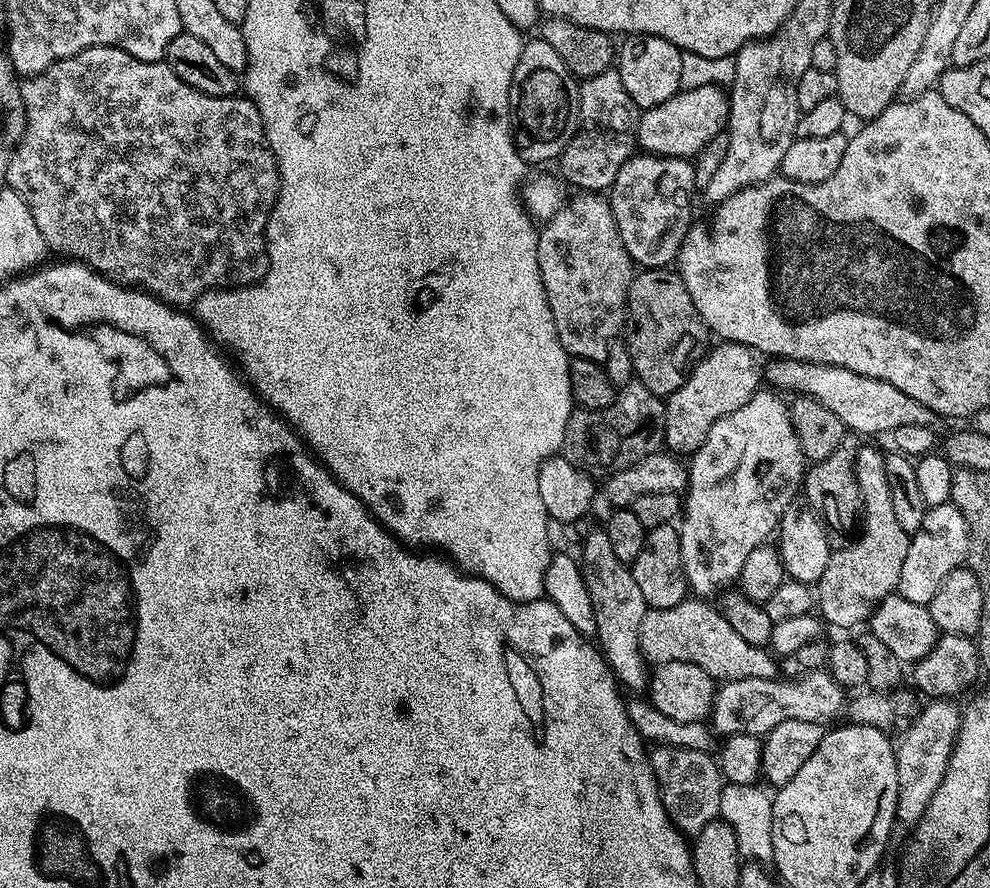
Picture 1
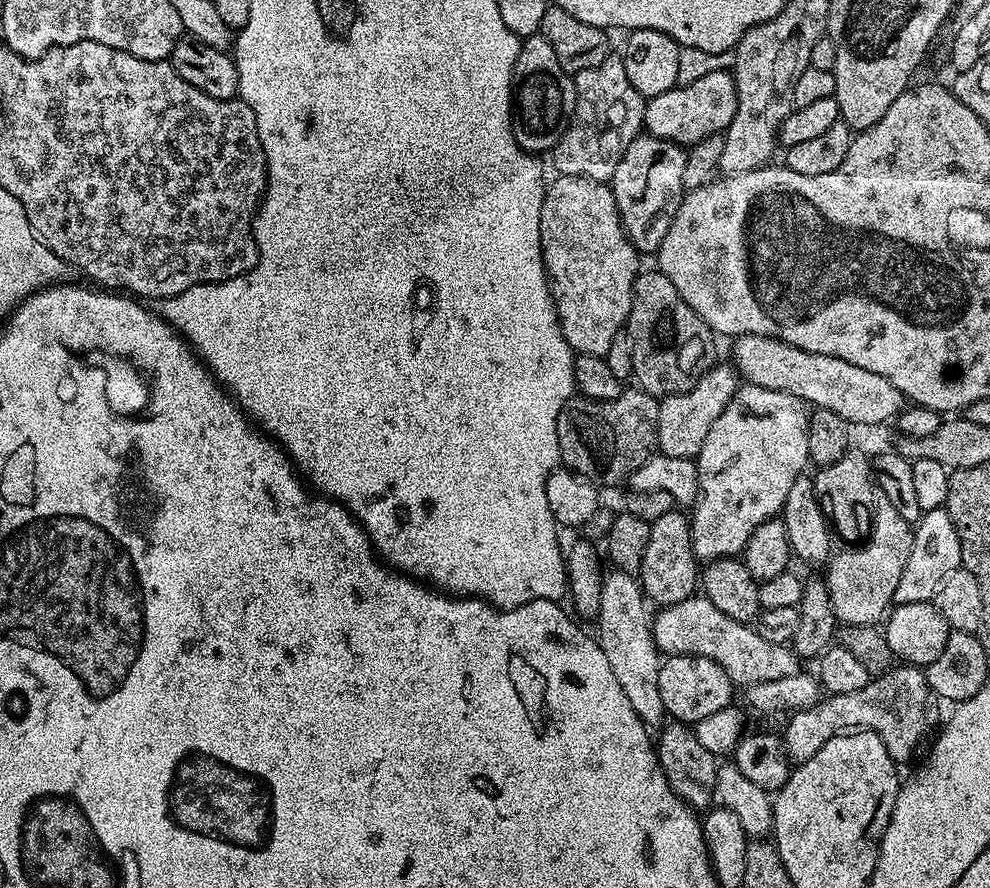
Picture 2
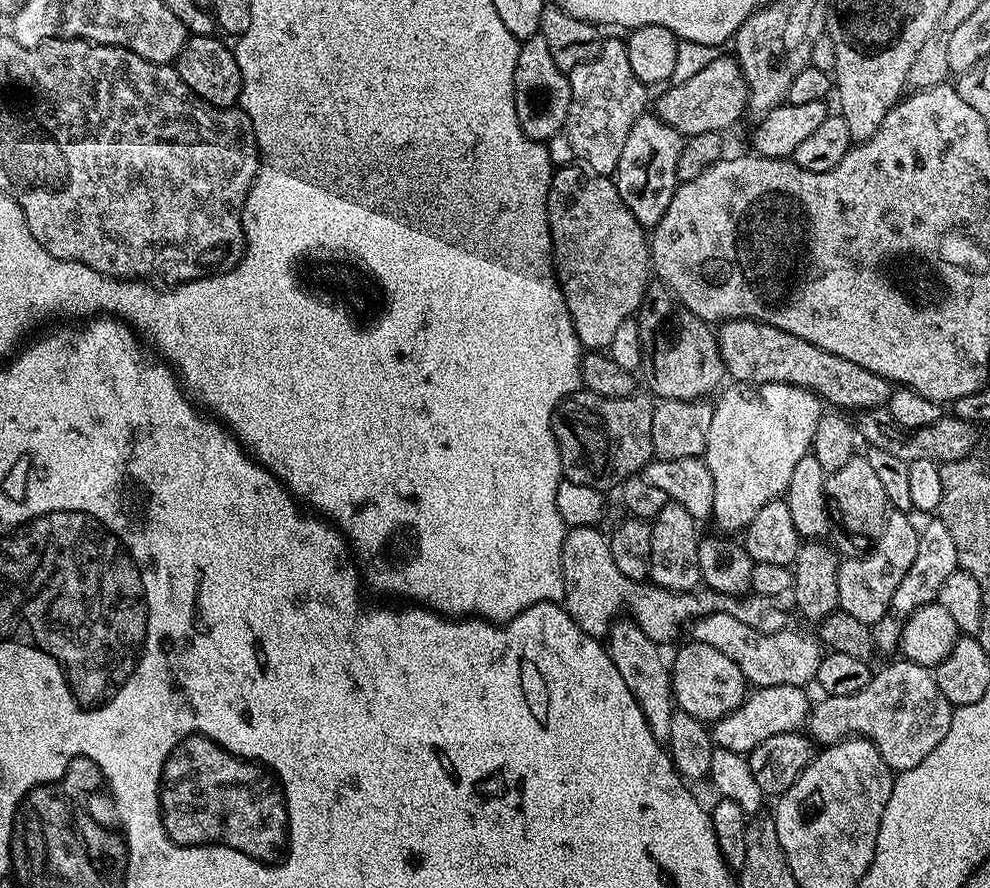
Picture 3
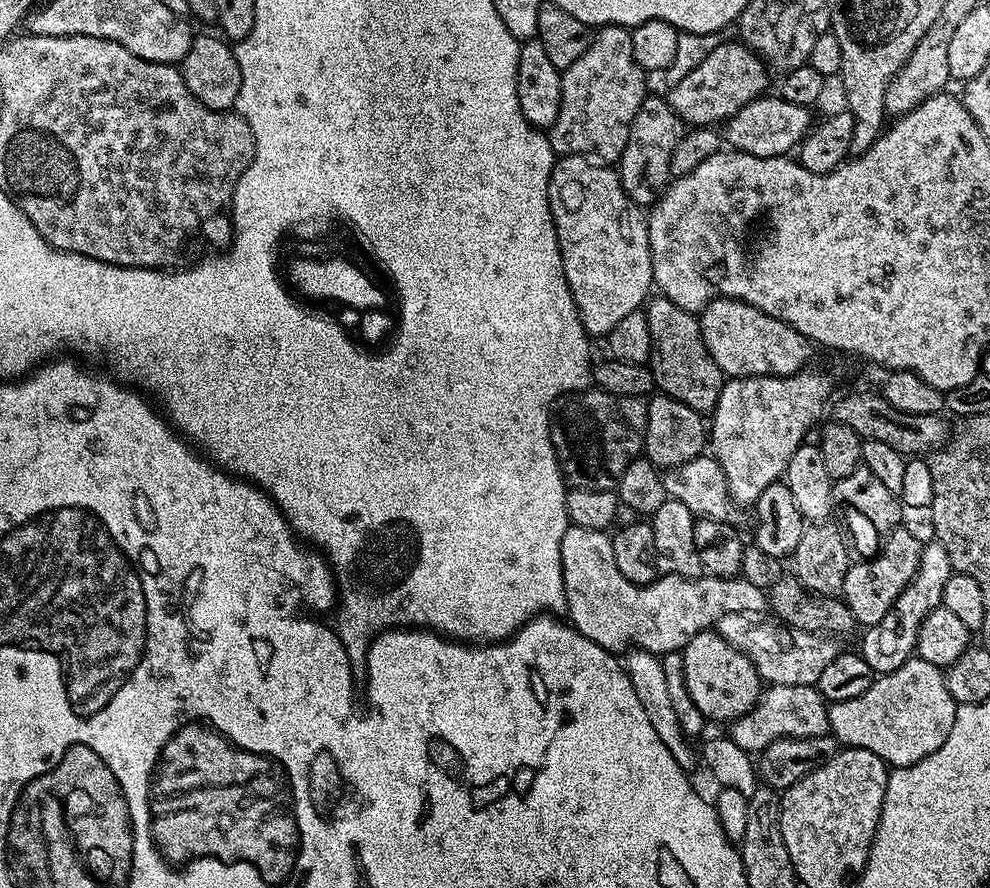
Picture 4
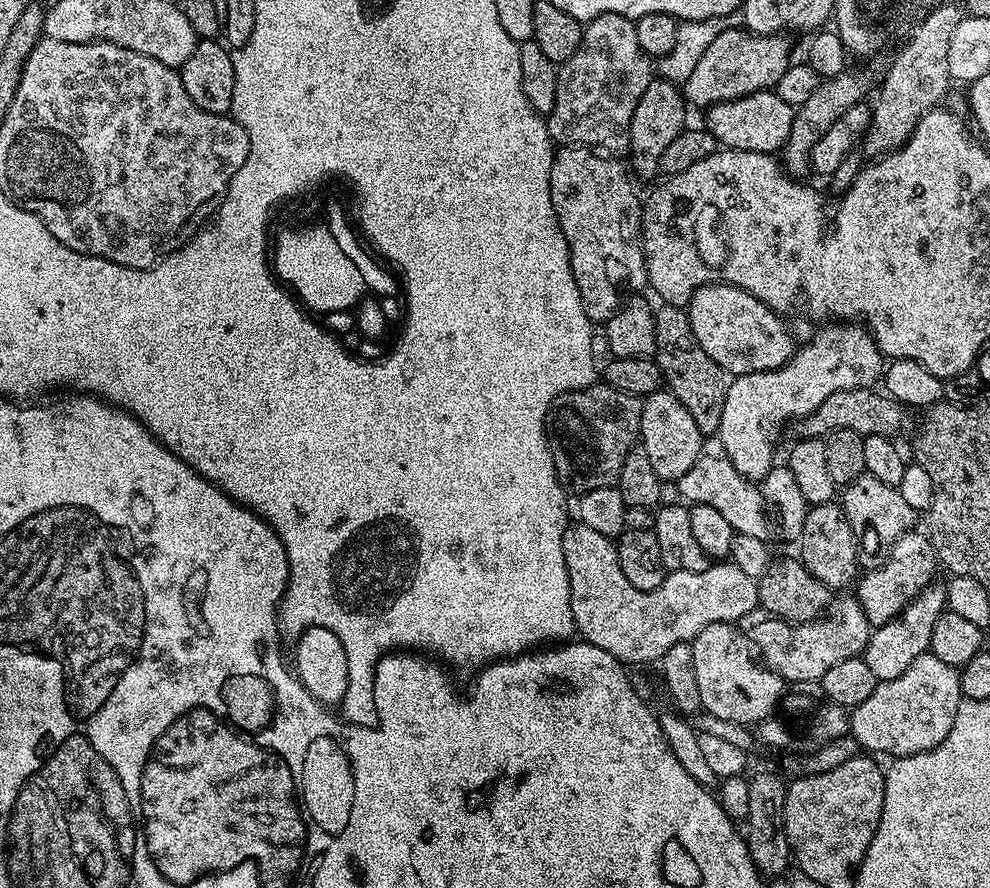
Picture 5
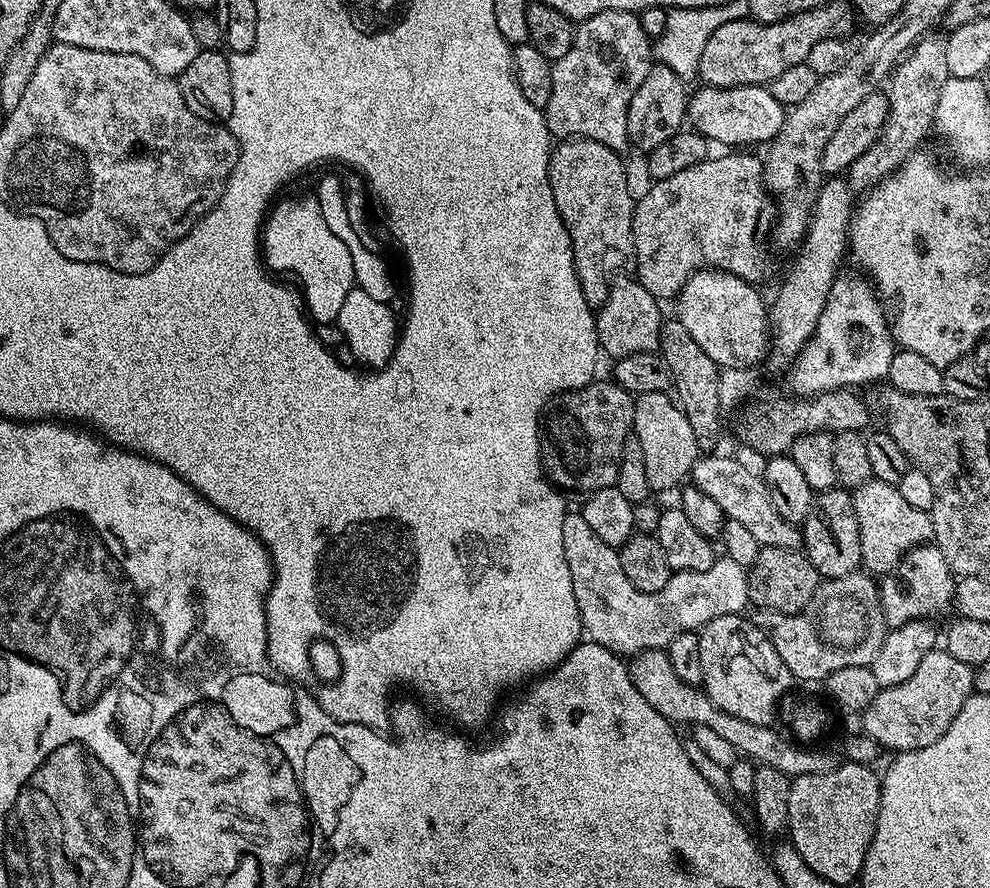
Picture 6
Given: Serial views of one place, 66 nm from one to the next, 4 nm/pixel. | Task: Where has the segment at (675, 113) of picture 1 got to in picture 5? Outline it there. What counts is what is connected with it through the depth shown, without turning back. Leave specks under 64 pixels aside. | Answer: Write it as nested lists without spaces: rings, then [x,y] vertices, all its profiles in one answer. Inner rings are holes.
[[[730,26],[710,42],[706,54],[702,54],[698,66],[694,66],[690,78],[682,85],[685,101],[701,110],[714,104],[730,102],[751,92],[766,92],[775,89],[778,78],[786,74],[792,56],[792,44],[787,35],[759,36],[743,26]]]

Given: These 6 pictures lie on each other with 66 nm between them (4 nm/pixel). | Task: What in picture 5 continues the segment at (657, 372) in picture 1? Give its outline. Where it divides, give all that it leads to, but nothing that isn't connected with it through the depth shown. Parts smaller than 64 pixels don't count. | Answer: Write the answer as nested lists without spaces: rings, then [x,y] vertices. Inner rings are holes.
[[[661,303],[655,309],[654,342],[656,343],[655,362],[664,375],[664,388],[672,393],[686,410],[690,410],[690,418],[698,422],[698,430],[705,438],[712,438],[719,433],[722,422],[722,406],[726,406],[729,377],[698,346],[698,338],[694,338],[694,330],[690,330],[690,318],[684,308],[675,308],[673,304]]]

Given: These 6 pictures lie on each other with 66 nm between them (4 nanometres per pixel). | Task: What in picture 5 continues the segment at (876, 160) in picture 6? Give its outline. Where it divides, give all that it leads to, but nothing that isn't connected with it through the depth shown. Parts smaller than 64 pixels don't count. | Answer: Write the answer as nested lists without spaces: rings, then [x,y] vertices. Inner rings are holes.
[[[940,4],[933,12],[925,11],[924,21],[913,30],[912,37],[893,58],[880,84],[876,105],[873,103],[870,108],[872,120],[862,141],[865,157],[879,158],[887,156],[895,148],[901,148],[912,137],[914,126],[918,126],[922,117],[943,101],[940,99],[947,94],[948,84],[953,83],[948,65],[948,47],[950,34],[954,34],[962,15],[961,5],[956,4]]]

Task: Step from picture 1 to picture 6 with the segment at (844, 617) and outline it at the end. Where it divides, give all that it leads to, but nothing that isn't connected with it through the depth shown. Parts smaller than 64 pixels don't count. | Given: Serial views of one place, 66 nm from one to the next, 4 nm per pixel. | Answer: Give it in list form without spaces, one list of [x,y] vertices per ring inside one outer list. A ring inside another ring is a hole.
[[[935,542],[919,544],[910,549],[898,562],[895,570],[887,573],[878,584],[885,625],[897,628],[909,624],[911,620],[927,621],[932,618],[928,616],[940,616],[947,608],[949,611],[953,607],[956,581],[952,567]]]

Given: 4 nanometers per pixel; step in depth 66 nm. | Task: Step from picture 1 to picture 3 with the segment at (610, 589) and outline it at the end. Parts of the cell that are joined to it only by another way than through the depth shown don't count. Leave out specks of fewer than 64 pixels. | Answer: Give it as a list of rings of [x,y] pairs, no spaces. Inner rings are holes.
[[[625,620],[615,621],[606,637],[606,647],[611,654],[611,660],[622,680],[634,694],[635,701],[642,707],[642,714],[646,718],[646,726],[650,726],[650,734],[654,738],[664,742],[668,739],[670,730],[670,718],[674,711],[674,701],[671,689],[671,669],[667,659],[663,658],[657,641],[650,639],[648,635],[635,621]]]

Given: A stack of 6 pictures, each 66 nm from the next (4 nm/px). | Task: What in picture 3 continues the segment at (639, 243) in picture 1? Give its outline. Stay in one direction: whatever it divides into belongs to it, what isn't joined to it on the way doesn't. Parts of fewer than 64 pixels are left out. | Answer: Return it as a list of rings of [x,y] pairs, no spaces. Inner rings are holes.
[[[645,114],[634,122],[630,135],[626,137],[626,146],[622,146],[622,155],[614,173],[616,189],[622,194],[622,202],[634,214],[634,218],[646,230],[655,228],[670,206],[678,187],[678,154],[682,154],[685,137],[678,130],[666,126],[655,114]]]

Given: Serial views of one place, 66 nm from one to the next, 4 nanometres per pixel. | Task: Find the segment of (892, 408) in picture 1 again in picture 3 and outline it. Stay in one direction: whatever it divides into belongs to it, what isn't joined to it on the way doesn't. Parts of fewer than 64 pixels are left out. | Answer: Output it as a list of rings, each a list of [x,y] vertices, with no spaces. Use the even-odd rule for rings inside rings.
[[[726,320],[719,325],[716,341],[724,371],[733,381],[746,384],[789,384],[808,388],[840,410],[867,410],[887,405],[889,381],[870,370],[862,370],[838,354],[830,354],[786,330],[778,330],[757,320]]]

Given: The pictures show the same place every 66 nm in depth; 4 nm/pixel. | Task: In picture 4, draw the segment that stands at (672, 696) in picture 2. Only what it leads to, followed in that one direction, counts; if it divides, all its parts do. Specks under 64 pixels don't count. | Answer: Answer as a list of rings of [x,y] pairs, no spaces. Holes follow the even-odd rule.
[[[715,630],[694,634],[682,649],[682,655],[686,690],[690,690],[690,698],[694,698],[694,706],[702,710],[705,721],[731,722],[755,709],[762,695],[762,681],[754,662],[730,646],[730,642],[722,639]]]

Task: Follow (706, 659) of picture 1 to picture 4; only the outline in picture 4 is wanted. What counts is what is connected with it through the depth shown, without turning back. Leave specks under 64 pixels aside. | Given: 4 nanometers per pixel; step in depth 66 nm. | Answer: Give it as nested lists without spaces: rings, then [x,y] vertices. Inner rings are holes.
[[[726,614],[714,625],[718,633],[730,646],[734,646],[758,670],[761,681],[772,686],[794,686],[807,688],[815,686],[818,678],[822,678],[822,670],[834,662],[838,654],[837,641],[831,636],[814,632],[803,632],[797,628],[790,628],[780,622],[759,624],[759,619],[749,614]]]

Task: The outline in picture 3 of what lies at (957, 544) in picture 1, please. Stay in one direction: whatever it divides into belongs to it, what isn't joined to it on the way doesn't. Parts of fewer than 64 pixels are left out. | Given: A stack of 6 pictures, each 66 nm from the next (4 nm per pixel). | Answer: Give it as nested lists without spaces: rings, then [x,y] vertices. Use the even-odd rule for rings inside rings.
[[[939,518],[929,520],[932,521],[925,528],[919,529],[918,555],[914,557],[910,570],[906,570],[902,582],[898,582],[898,590],[894,590],[894,598],[890,598],[890,607],[877,624],[871,625],[877,653],[895,653],[899,649],[900,635],[908,615],[922,606],[933,603],[938,590],[942,590],[942,582],[960,568],[958,550],[954,550],[954,538],[950,538],[950,530],[946,530],[946,526]]]

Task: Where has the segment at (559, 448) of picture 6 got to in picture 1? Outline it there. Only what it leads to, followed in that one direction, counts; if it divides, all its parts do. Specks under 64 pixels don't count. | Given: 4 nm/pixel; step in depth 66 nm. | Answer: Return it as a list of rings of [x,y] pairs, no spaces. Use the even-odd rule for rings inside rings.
[[[633,382],[617,391],[616,401],[610,406],[593,412],[588,408],[577,407],[566,422],[562,454],[570,463],[578,466],[593,478],[599,478],[599,476],[607,478],[616,472],[626,470],[630,466],[642,462],[642,458],[661,451],[664,444],[664,405],[665,401],[650,390],[646,390],[644,384]]]

